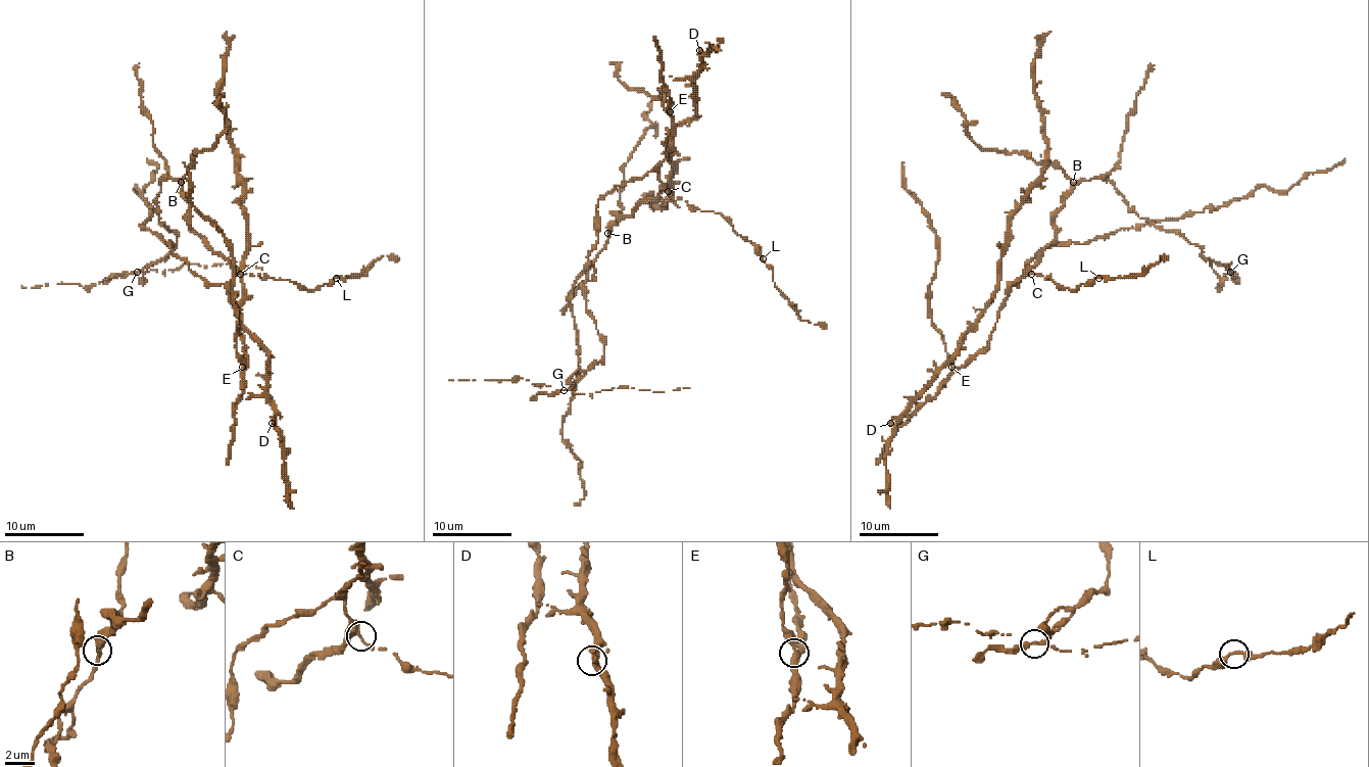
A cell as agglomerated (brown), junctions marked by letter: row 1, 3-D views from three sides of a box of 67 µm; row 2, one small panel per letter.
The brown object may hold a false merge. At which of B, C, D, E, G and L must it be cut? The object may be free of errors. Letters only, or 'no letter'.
G

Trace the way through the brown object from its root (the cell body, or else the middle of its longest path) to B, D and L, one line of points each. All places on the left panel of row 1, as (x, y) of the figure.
B: (232, 266), (191, 228), (189, 200), (181, 190), (181, 182)
D: (232, 266), (234, 276), (230, 299), (238, 305), (240, 325), (267, 357), (267, 400), (274, 409), (272, 423)
L: (232, 266), (238, 274), (290, 280), (307, 289), (318, 289), (336, 278)

